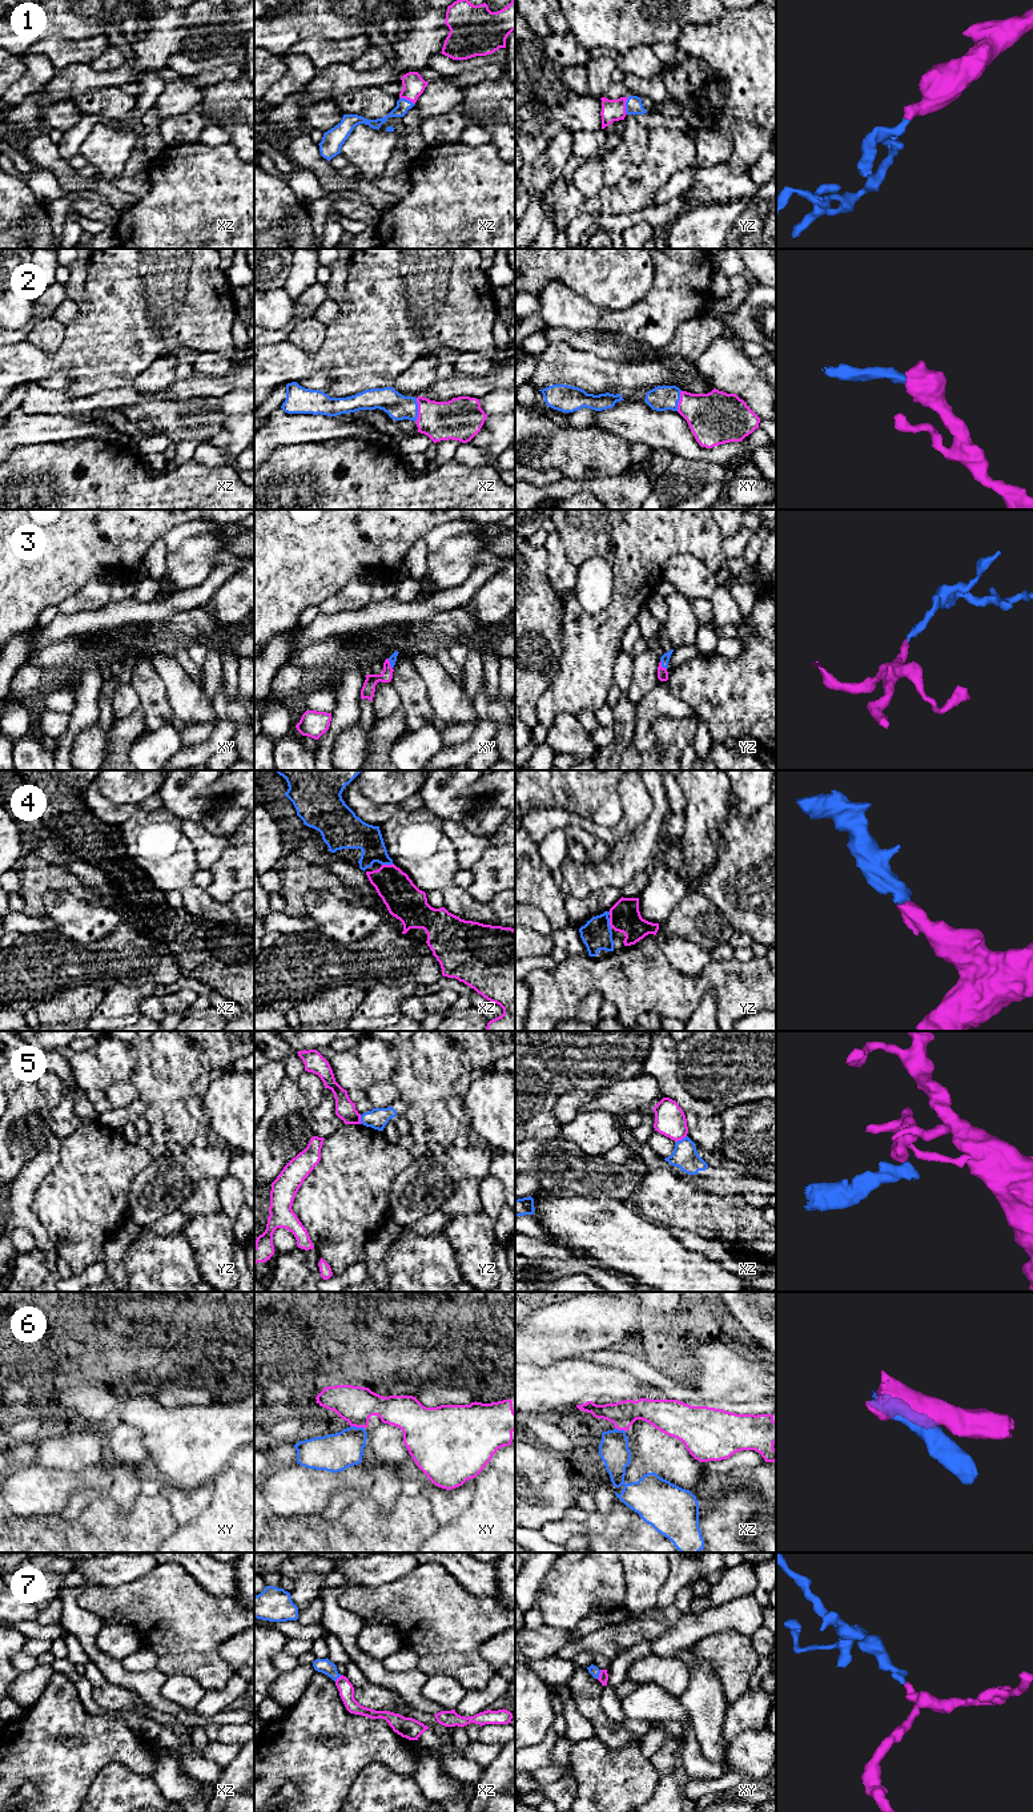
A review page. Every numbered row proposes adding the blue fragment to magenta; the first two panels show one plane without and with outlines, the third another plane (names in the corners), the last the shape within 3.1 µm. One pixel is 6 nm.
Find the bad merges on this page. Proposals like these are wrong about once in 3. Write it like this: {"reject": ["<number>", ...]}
{"reject": ["5"]}

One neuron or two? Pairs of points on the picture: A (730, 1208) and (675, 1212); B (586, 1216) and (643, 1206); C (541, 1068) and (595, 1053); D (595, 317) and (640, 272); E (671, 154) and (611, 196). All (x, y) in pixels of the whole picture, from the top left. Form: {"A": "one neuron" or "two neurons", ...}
{"A": "one neuron", "B": "two neurons", "C": "one neuron", "D": "two neurons", "E": "one neuron"}

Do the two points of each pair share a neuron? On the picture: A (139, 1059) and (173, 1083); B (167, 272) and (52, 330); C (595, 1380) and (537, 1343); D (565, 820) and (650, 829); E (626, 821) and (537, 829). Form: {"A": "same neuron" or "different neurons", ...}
{"A": "same neuron", "B": "different neurons", "C": "different neurons", "D": "different neurons", "E": "same neuron"}

